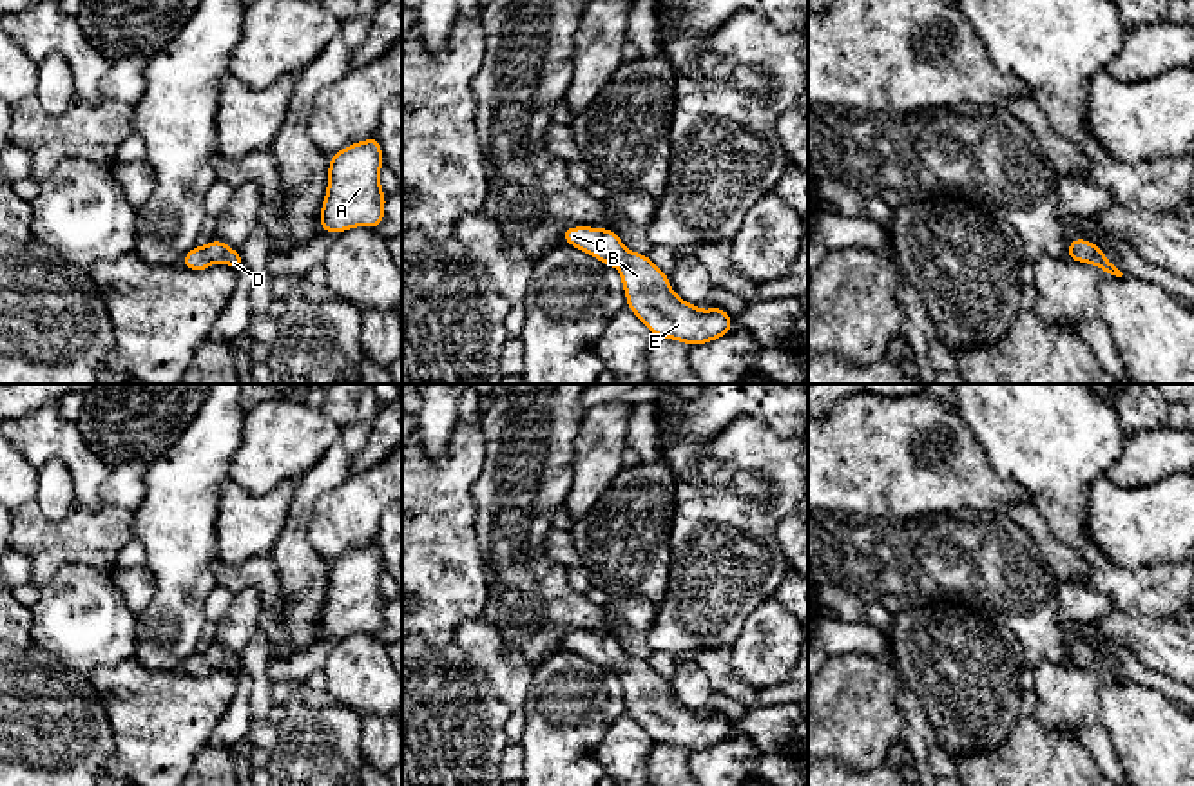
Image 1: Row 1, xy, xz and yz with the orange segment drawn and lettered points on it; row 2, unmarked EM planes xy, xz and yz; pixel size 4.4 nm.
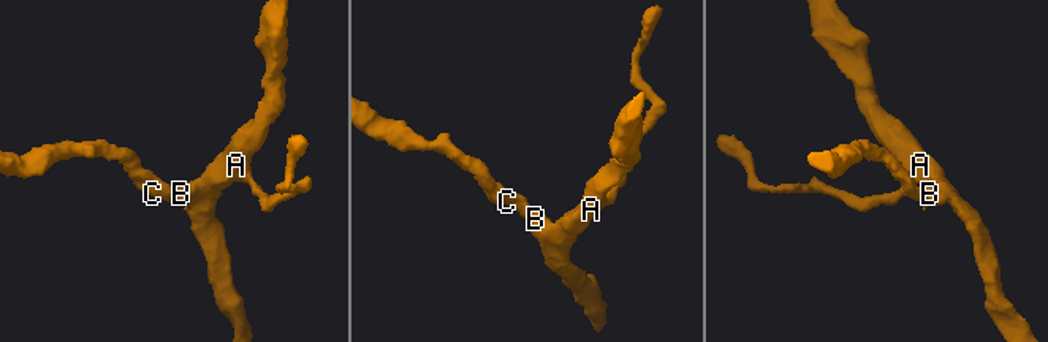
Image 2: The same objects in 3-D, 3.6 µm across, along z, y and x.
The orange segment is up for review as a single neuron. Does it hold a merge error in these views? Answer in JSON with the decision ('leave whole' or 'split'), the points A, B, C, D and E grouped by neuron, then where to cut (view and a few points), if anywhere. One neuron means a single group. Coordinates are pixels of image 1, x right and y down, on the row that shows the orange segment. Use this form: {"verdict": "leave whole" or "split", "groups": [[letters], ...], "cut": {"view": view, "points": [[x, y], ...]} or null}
{"verdict": "leave whole", "groups": [["A", "B", "C", "D", "E"]], "cut": null}

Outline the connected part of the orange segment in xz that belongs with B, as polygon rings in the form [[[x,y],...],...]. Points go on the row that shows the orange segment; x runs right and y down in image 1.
[[[569,226],[562,237],[565,244],[620,270],[627,306],[654,339],[672,339],[692,348],[717,340],[734,328],[723,306],[699,310],[676,295],[669,275],[647,254],[625,248],[616,230]]]

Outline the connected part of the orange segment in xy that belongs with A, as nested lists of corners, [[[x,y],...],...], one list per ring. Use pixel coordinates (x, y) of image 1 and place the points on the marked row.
[[[377,136],[351,143],[330,158],[328,187],[319,214],[323,234],[341,234],[357,226],[379,228],[384,223],[382,165]]]

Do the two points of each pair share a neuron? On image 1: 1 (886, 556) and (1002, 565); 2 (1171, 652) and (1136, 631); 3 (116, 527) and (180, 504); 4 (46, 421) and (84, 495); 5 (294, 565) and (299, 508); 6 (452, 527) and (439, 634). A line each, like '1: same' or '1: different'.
1: same
2: same
3: different
4: same
5: same
6: same

